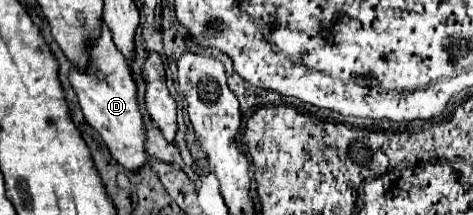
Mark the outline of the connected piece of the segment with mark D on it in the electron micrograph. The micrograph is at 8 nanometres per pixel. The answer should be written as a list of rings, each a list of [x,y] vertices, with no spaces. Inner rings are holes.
[[[107,25],[103,27],[101,37],[97,39],[97,43],[93,43],[93,49],[89,53],[91,53],[91,63],[87,73],[81,73],[79,69],[75,71],[75,67],[69,73],[85,121],[99,131],[103,143],[111,151],[111,157],[119,165],[123,165],[129,171],[139,171],[147,163],[147,151],[145,151],[143,115],[137,103],[137,85],[131,77],[129,67],[125,65],[123,55],[111,41],[111,31],[107,29]]]

